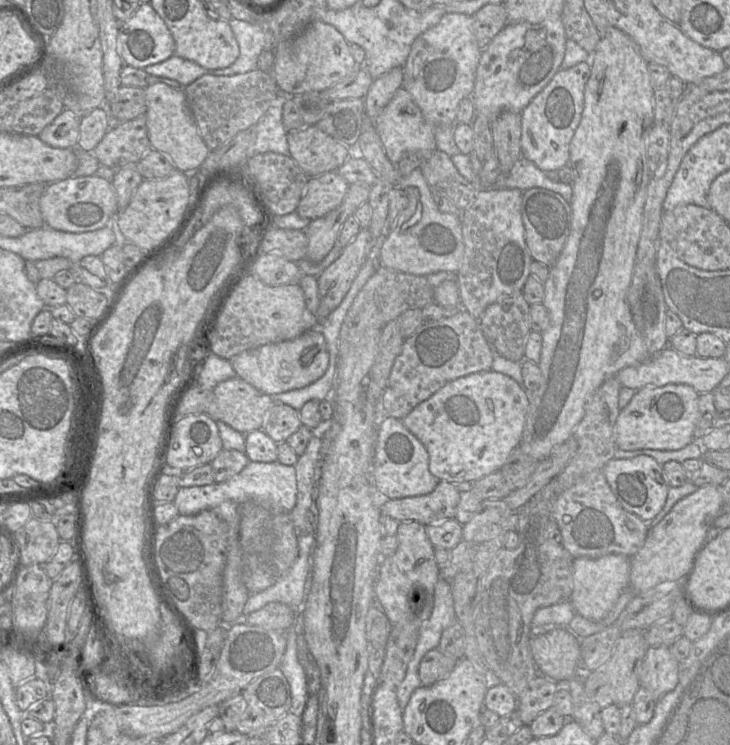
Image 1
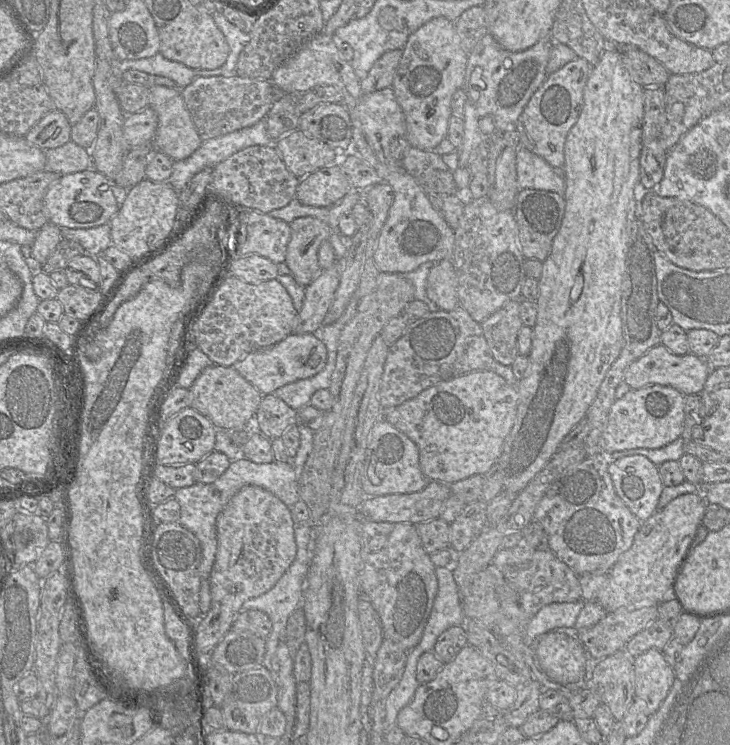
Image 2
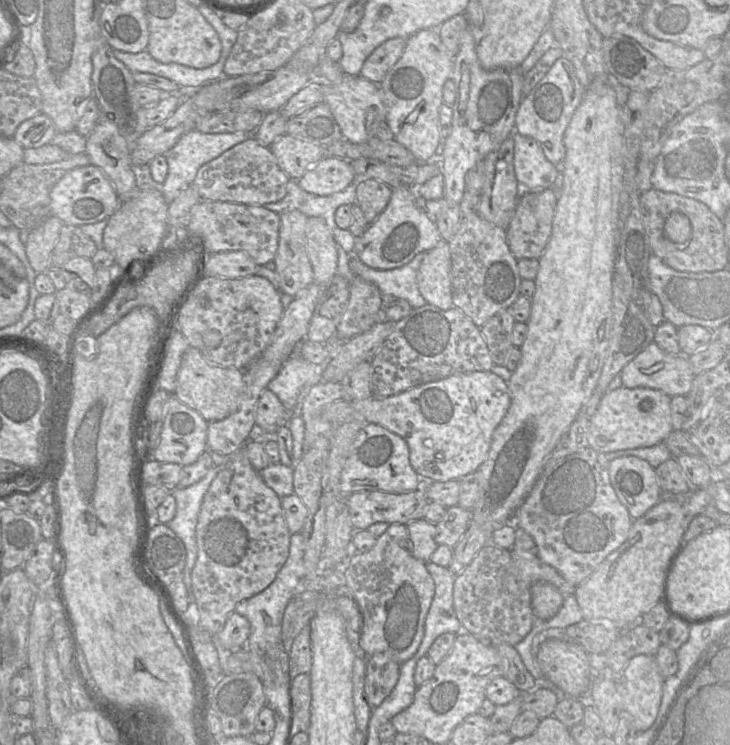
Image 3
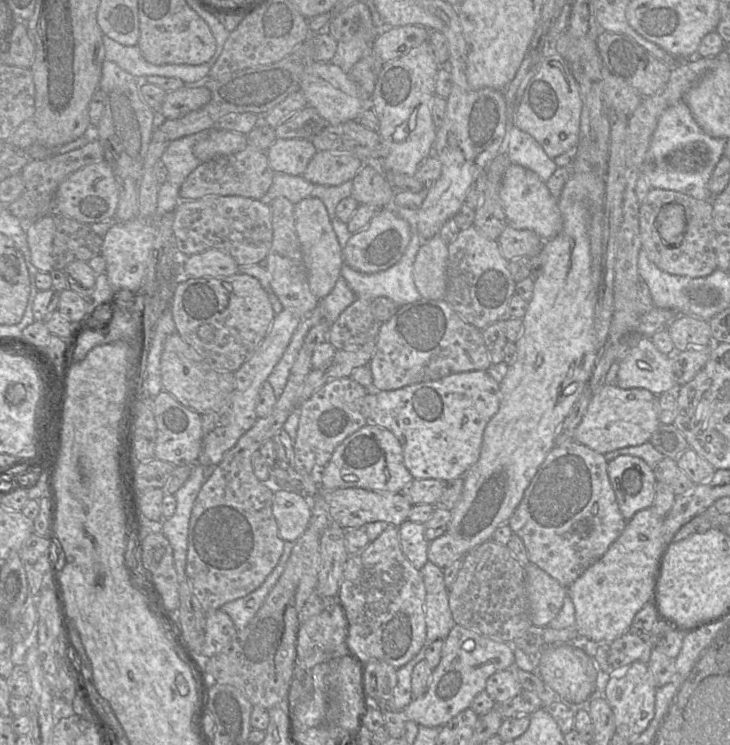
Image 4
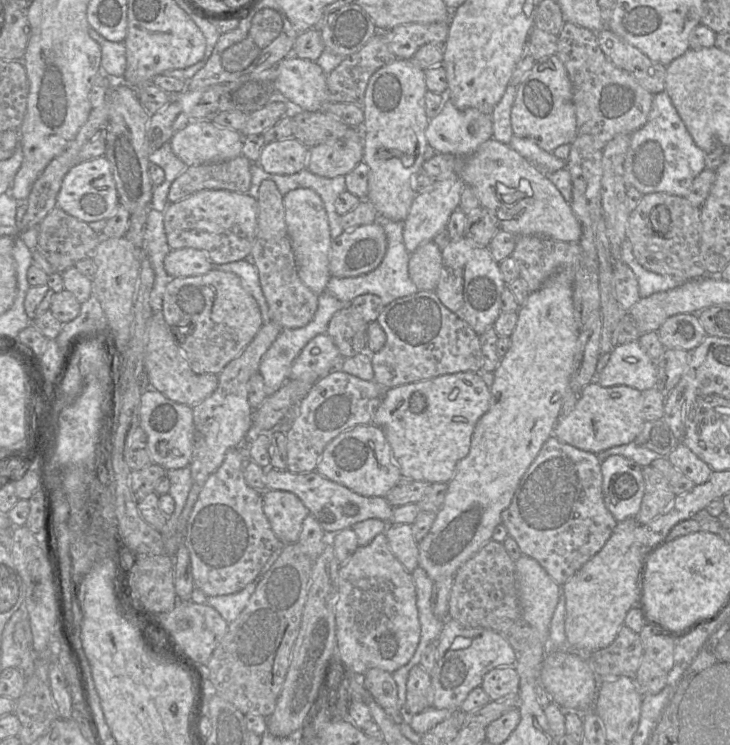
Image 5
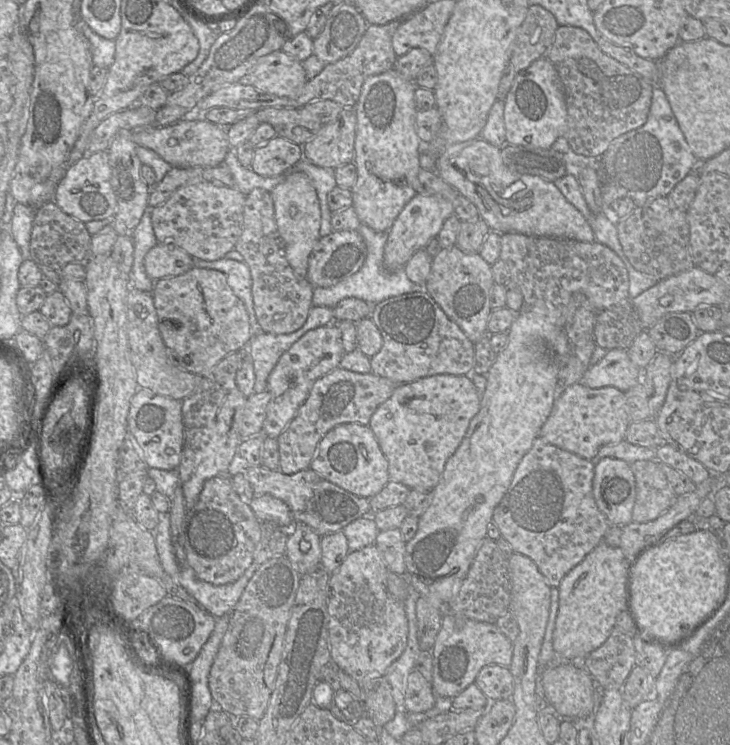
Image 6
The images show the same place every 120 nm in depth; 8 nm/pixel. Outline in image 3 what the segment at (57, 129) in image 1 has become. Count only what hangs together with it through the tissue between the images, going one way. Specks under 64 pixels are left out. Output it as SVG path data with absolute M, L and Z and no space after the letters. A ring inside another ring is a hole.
M41 112L22 122L12 138L23 148L39 148L50 144L56 133L52 120Z

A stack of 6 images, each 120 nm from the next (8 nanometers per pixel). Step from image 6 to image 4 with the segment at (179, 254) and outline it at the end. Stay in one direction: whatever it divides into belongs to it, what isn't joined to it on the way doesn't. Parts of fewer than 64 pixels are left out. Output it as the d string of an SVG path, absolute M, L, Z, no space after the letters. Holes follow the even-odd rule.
M208 249L182 258L182 276L191 278L224 277L239 273L239 265L226 252Z

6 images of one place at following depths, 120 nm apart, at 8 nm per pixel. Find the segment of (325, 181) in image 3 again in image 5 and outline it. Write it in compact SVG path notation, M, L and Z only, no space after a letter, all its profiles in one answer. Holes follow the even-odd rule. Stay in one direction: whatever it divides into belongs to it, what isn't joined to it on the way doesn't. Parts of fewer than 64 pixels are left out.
M349 127L345 135L334 141L310 148L307 157L307 169L315 175L334 178L345 176L363 161L363 134L360 127Z

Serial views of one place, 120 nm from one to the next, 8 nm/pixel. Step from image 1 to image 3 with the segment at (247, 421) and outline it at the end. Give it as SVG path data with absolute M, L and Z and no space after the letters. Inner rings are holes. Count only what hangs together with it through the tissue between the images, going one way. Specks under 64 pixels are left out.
M189 347L182 355L174 395L181 403L197 411L207 422L213 422L222 420L238 410L244 388L243 370L212 364L198 349Z

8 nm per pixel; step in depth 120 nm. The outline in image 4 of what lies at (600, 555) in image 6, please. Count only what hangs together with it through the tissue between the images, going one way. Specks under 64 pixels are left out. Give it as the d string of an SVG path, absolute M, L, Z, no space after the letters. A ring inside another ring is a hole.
M653 506L638 511L627 521L623 532L608 550L567 588L575 607L575 628L581 638L596 645L614 641L631 627L636 613L648 604L659 557L666 542L663 539L662 521L663 517L656 513Z

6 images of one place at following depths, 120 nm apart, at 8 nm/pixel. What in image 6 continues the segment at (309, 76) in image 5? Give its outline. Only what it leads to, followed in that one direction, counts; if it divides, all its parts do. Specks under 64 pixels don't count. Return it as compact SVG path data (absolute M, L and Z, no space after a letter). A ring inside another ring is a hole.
M282 50L260 57L245 76L245 83L260 92L292 99L300 95L306 82L301 62Z

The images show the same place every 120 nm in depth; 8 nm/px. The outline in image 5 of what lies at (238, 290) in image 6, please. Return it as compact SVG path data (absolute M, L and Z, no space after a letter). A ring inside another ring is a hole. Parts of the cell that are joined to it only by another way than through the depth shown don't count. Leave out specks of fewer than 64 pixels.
M238 260L226 264L214 264L214 268L236 274L241 279L245 288L256 300L260 308L263 324L270 321L268 304L260 286L258 270L254 264L245 260Z

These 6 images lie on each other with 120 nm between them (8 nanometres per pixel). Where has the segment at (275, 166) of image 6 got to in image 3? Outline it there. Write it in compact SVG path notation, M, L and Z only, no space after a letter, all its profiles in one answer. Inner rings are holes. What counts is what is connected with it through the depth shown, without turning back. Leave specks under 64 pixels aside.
M287 133L276 139L269 148L280 169L294 180L301 178L306 170L326 156L326 147Z

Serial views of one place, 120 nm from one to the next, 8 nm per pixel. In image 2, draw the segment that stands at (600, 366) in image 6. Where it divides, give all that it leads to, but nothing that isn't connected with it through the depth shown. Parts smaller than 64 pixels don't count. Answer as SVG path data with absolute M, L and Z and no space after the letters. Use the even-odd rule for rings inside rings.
M659 344L631 363L624 374L623 380L631 389L640 389L649 385L661 385L672 387L683 395L697 395L702 391L710 371L711 368L705 359L691 353L678 356Z

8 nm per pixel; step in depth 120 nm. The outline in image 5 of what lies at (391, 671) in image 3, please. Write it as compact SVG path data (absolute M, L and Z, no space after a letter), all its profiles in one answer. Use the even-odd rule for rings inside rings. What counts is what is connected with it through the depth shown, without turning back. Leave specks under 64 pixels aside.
M369 669L361 677L364 687L371 693L374 700L398 724L403 720L403 708L398 706L398 686L392 673L379 669Z

